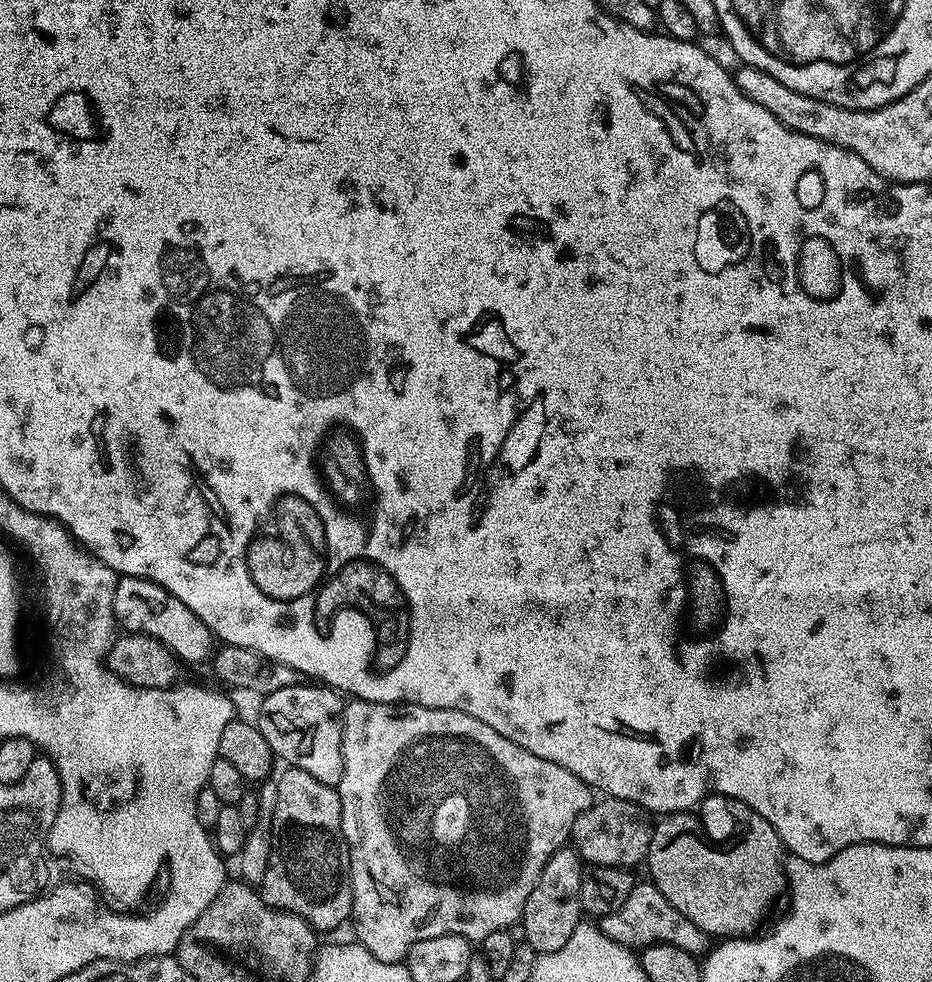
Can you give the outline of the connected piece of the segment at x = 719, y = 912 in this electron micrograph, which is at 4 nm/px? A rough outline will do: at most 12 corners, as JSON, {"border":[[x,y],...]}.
{"border":[[709,794],[655,821],[646,869],[712,938],[785,891],[762,814]]}

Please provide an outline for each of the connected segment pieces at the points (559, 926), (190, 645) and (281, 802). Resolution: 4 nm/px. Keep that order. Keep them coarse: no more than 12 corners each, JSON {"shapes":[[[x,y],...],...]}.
{"shapes":[[[575,847],[546,862],[523,924],[537,954],[582,923],[586,865]],[[137,576],[114,590],[117,625],[177,661],[207,661],[209,628],[174,594]],[[291,766],[261,898],[317,933],[348,924],[342,802]]]}

